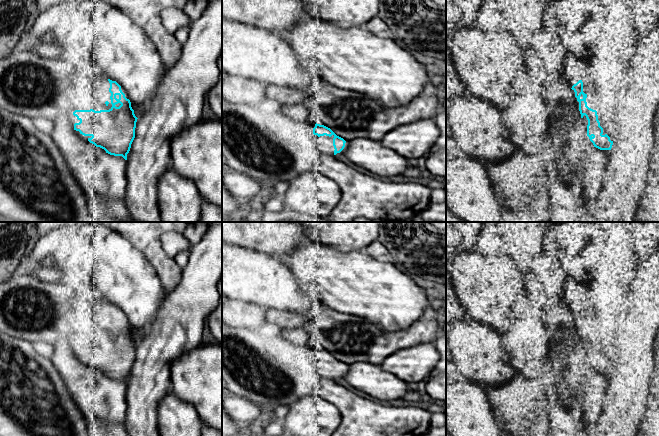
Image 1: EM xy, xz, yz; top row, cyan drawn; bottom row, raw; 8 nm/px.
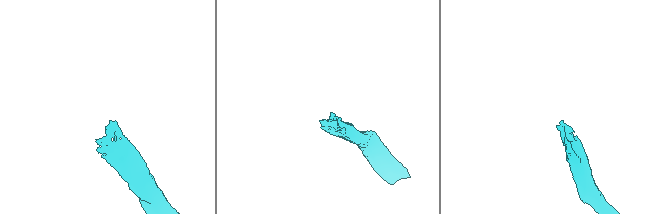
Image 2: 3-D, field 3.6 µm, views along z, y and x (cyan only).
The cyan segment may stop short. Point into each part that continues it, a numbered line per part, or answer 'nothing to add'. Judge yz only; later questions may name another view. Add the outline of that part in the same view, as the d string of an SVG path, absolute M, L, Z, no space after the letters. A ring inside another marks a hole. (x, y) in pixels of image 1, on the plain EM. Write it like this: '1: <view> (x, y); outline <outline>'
1: yz (578, 289); outline M566 276L564 284L563 284L563 290L565 290L566 287L569 285L572 286L574 296L580 295L582 297L583 316L585 318L587 318L587 311L589 308L589 300L588 300L588 297L585 295L583 285L579 284L573 278Z

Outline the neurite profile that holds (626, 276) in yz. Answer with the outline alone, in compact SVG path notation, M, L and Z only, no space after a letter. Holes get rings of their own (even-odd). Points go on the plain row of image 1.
M625 268L615 273L621 287L626 291L633 283L636 277L636 272L632 268Z

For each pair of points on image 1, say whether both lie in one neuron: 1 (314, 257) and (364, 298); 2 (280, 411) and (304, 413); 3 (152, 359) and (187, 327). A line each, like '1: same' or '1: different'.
1: same
2: different
3: same

